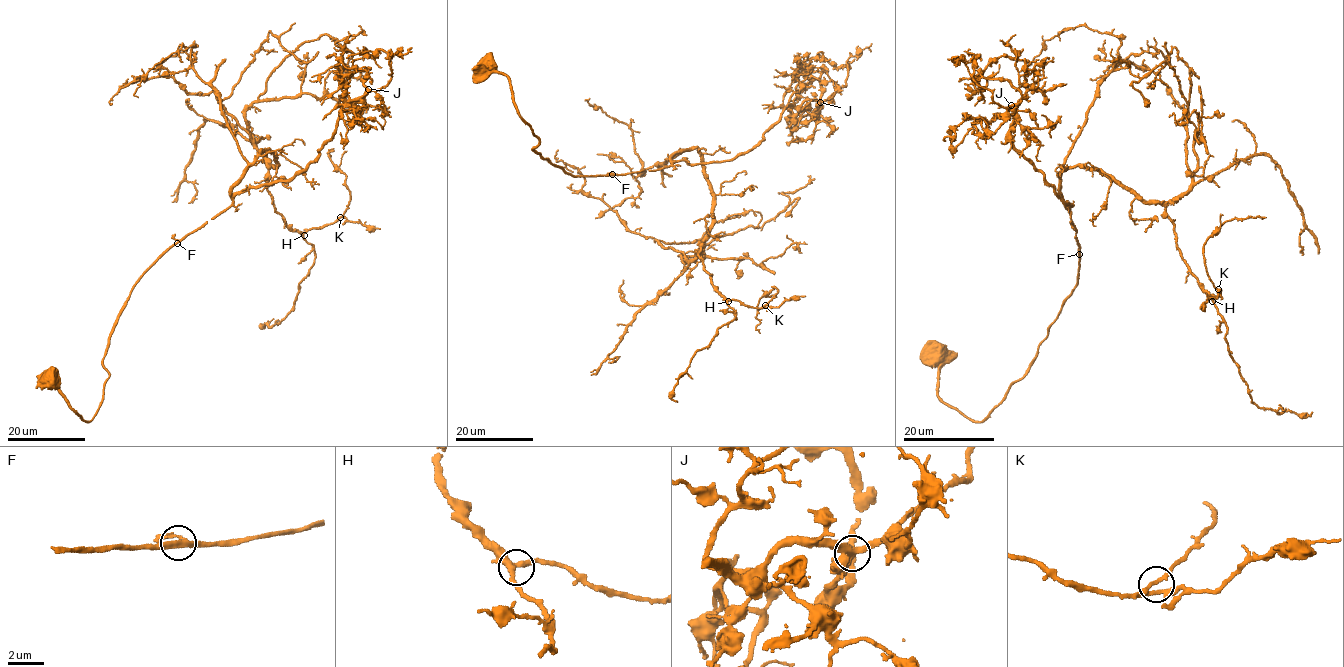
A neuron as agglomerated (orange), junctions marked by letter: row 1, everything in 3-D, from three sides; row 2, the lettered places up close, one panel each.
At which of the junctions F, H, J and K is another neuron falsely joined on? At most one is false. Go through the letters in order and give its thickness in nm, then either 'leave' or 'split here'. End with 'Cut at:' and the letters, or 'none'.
F: 240 nm | leave
H: 300 nm | leave
J: 320 nm | leave
K: 170 nm | leave
Cut at: none

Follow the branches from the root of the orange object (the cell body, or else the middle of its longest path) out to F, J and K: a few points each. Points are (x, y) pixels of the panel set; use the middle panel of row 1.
F: (488, 66), (492, 72), (507, 77), (517, 114), (539, 140), (533, 148), (540, 155), (573, 176), (612, 174)
J: (488, 66), (507, 77), (517, 114), (539, 140), (533, 149), (576, 176), (733, 159), (786, 106), (820, 102)
K: (488, 66), (533, 149), (573, 176), (662, 169), (696, 148), (712, 196), (703, 267), (727, 300), (765, 305)

